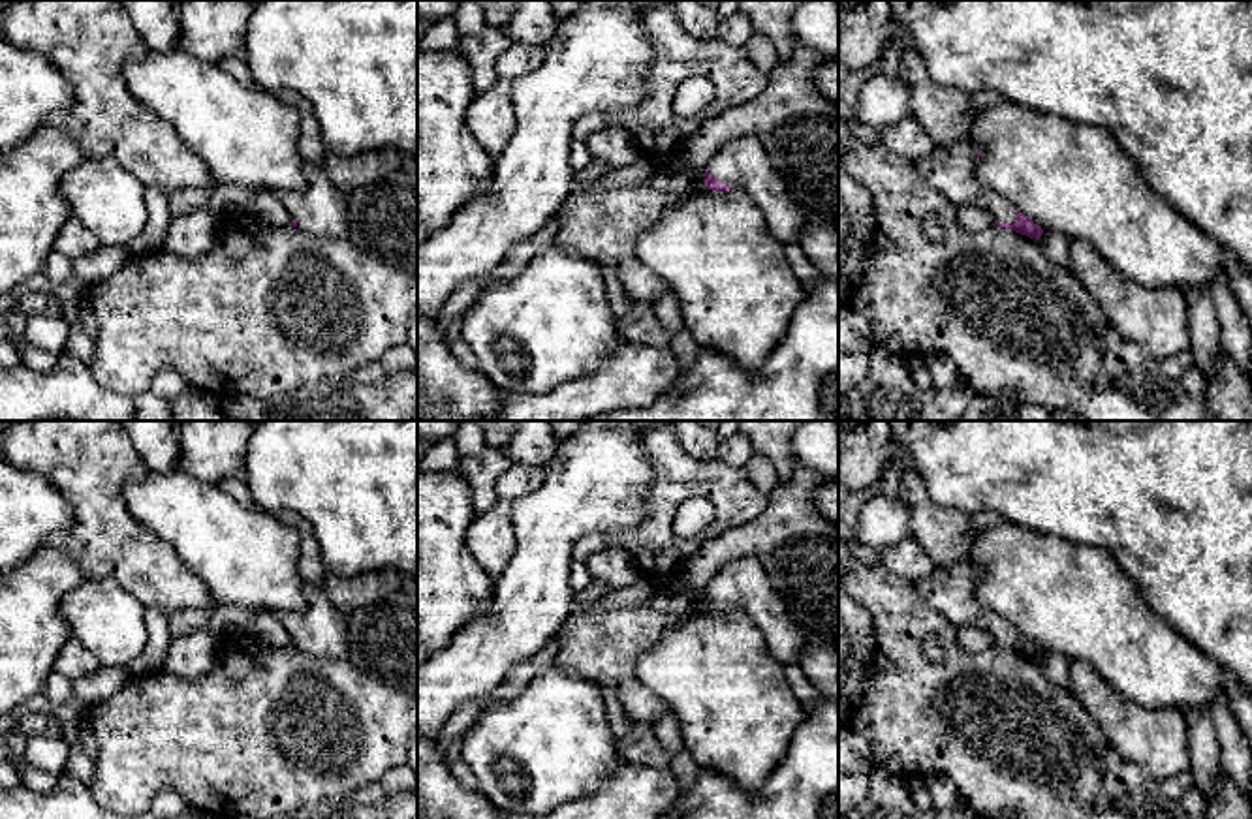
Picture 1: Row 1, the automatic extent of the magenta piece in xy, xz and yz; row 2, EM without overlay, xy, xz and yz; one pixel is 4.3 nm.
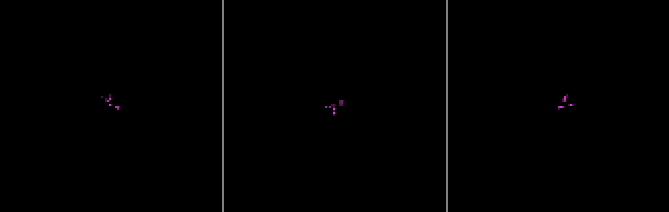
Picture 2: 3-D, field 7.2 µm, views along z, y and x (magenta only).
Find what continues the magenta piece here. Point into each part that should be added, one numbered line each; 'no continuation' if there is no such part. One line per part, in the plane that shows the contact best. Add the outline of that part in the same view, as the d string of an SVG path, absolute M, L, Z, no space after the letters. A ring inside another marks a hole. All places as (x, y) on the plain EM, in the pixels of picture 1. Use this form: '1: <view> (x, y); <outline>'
1: xz (743, 585); M754 556L728 562L709 582L709 595L744 612L761 631L767 652L784 667L799 663L806 633L775 592L763 564Z

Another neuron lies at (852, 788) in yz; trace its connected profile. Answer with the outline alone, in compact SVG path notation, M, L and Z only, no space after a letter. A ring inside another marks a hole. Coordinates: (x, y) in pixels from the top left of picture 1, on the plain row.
M838 770L838 819L853 810L870 793L867 774Z

